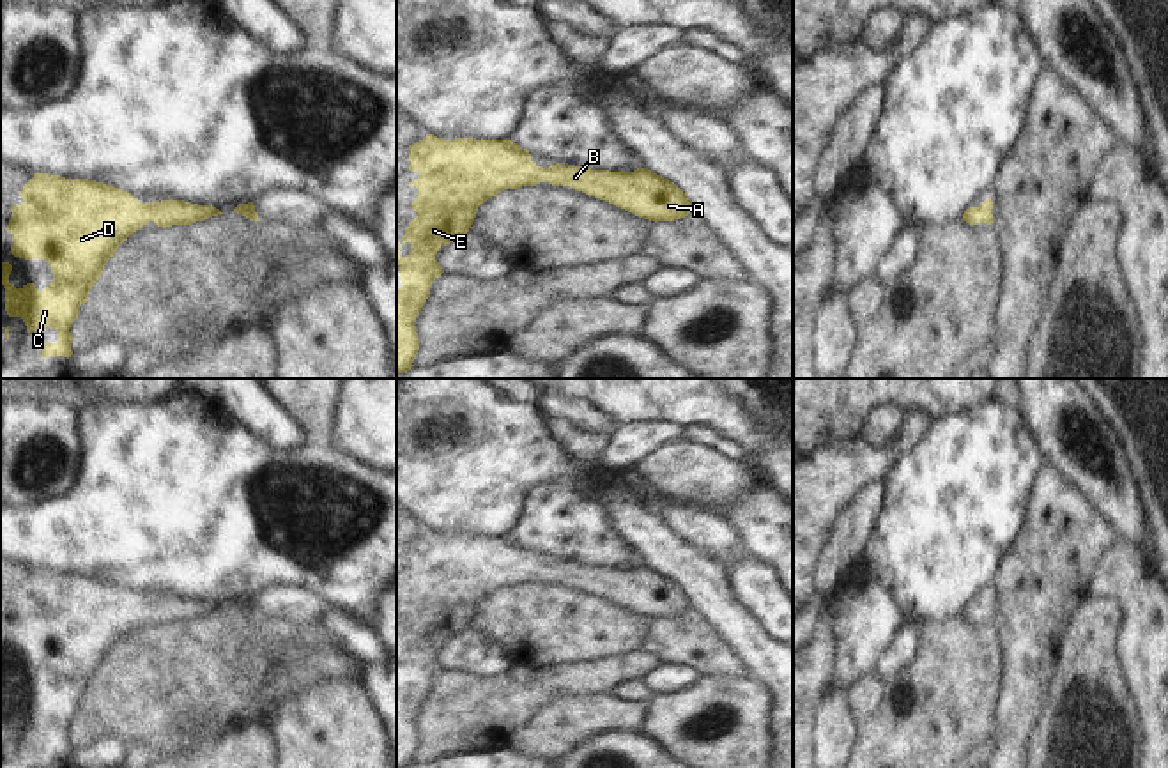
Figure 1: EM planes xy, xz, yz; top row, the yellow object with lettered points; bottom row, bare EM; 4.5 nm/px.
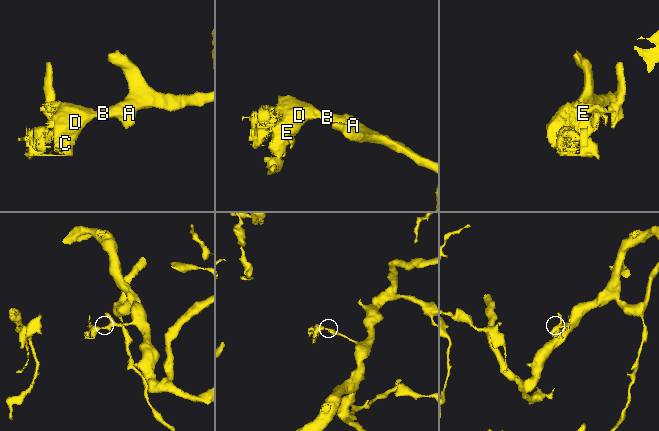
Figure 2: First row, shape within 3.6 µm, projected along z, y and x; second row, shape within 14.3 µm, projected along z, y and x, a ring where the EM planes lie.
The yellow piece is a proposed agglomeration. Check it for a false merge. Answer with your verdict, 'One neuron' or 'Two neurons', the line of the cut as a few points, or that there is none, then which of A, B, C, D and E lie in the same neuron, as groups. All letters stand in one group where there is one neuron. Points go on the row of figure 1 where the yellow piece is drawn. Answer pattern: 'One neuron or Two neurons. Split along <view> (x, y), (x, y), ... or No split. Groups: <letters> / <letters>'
One neuron. No split. Groups: A B C D E

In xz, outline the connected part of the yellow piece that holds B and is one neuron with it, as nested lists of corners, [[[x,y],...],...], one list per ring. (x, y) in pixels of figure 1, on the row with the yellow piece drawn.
[[[428,134],[409,145],[409,172],[419,173],[416,180],[409,182],[409,186],[418,188],[418,198],[411,204],[418,216],[405,227],[405,235],[396,244],[396,264],[400,265],[402,280],[402,287],[396,292],[396,373],[403,373],[414,366],[412,363],[419,350],[414,322],[430,297],[432,281],[444,273],[435,260],[439,248],[465,235],[476,218],[478,207],[497,193],[547,180],[552,186],[570,186],[575,191],[605,200],[655,223],[676,221],[694,211],[687,193],[648,168],[609,172],[568,163],[542,168],[531,161],[529,150],[511,140],[446,140]]]

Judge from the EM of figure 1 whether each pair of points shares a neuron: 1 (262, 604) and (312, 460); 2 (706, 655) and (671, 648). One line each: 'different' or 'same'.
1: different
2: same

